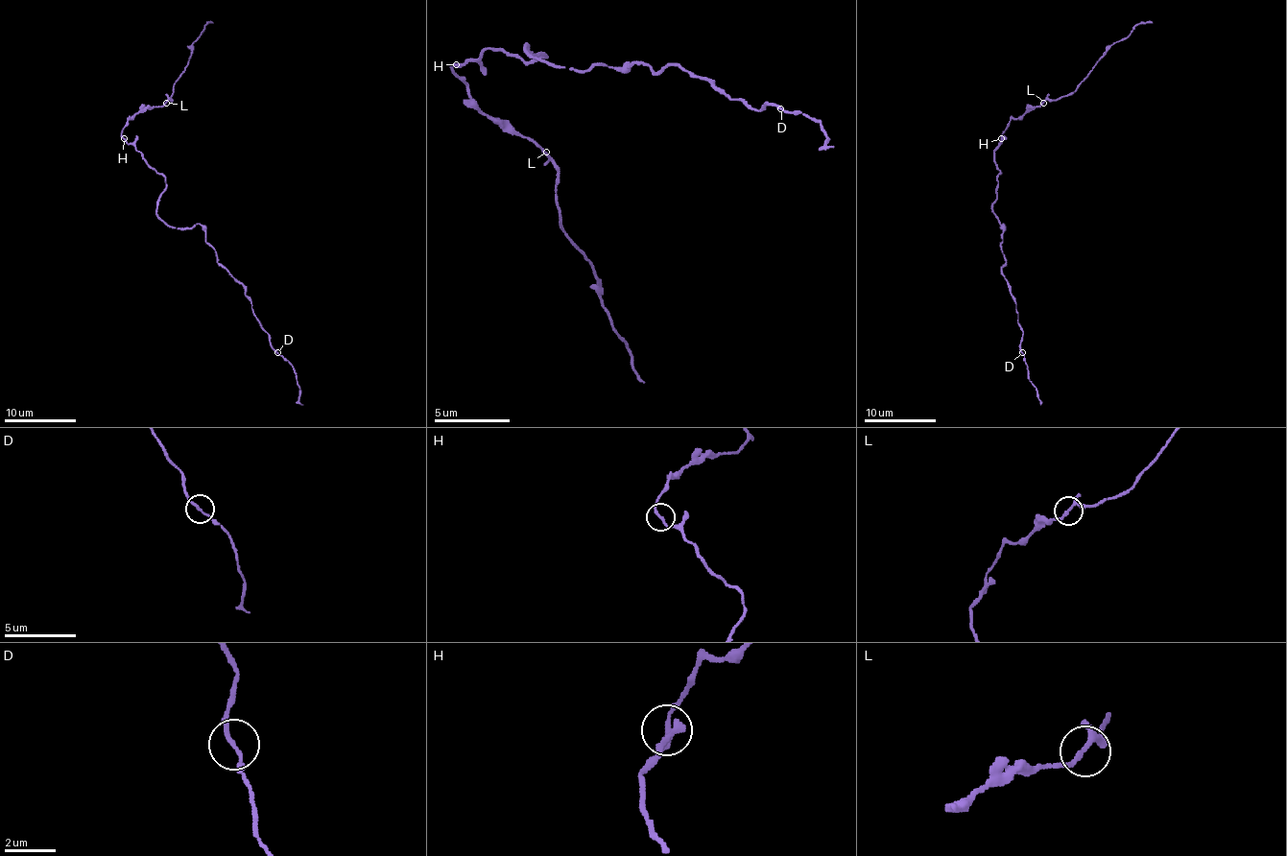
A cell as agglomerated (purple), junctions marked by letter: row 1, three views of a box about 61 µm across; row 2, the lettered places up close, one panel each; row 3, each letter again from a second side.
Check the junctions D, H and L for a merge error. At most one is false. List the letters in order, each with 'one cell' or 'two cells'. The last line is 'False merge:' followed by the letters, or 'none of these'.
D: one cell
H: one cell
L: one cell
False merge: none of these

